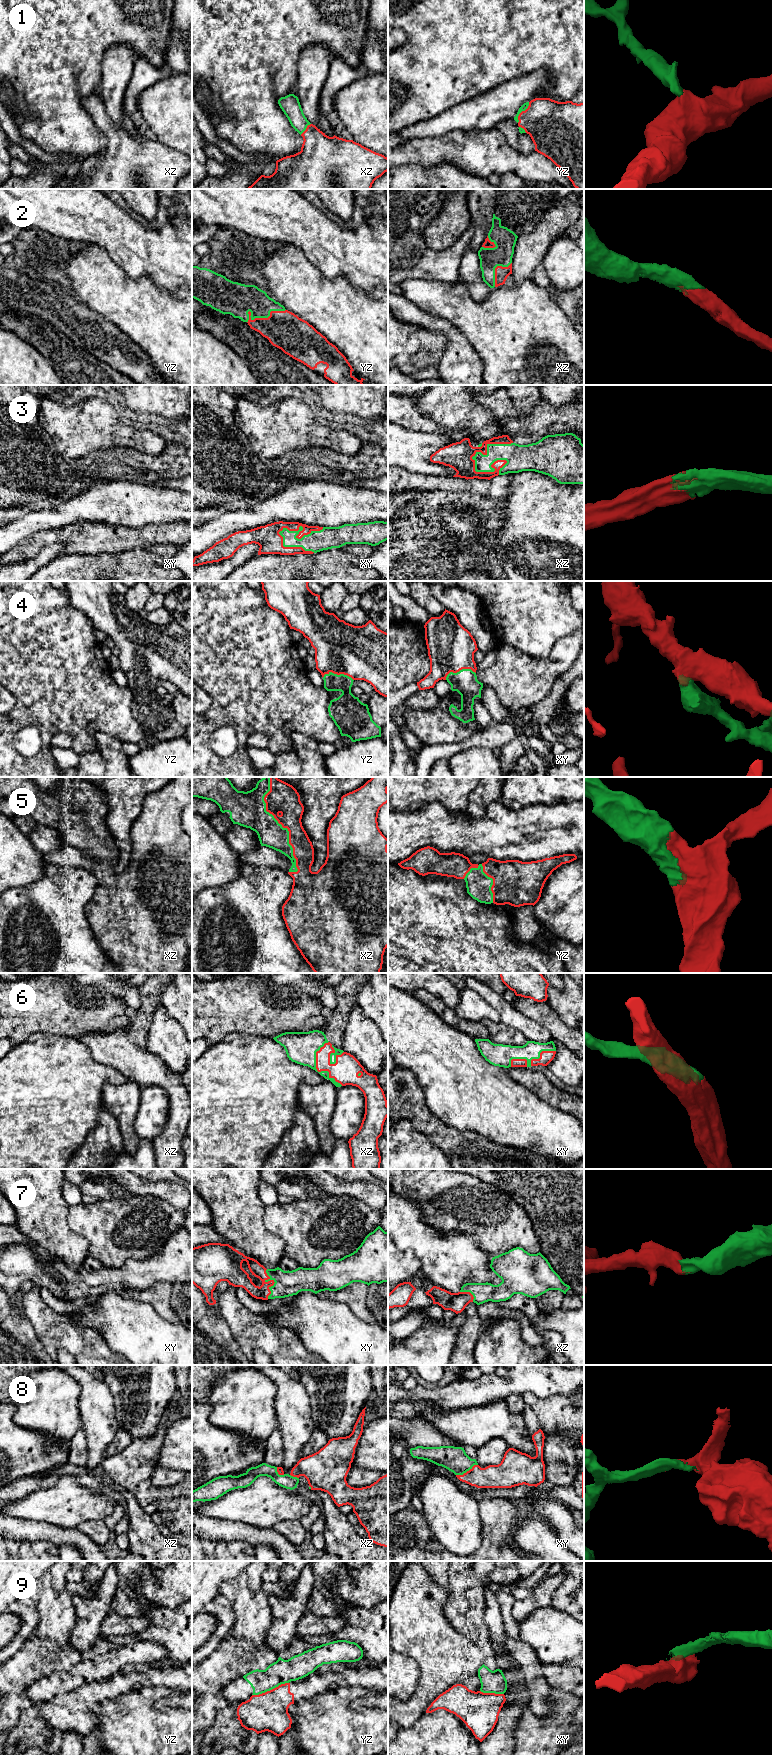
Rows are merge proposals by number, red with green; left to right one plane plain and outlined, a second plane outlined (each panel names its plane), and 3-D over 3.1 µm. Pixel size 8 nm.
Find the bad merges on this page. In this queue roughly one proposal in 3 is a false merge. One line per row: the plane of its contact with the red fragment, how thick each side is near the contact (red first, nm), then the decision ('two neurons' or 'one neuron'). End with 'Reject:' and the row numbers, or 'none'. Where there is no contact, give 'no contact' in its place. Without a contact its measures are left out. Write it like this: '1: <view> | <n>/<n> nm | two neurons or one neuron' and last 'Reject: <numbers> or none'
1: yz | 380/50 nm | one neuron
2: yz | 300/220 nm | one neuron
3: xz | 220/180 nm | one neuron
4: xy | 380/200 nm | one neuron
5: xz | 240/220 nm | one neuron
6: xz | 220/260 nm | one neuron
7: xy | 120/200 nm | one neuron
8: xy | 190/200 nm | one neuron
9: yz | 300/190 nm | two neurons
Reject: 9

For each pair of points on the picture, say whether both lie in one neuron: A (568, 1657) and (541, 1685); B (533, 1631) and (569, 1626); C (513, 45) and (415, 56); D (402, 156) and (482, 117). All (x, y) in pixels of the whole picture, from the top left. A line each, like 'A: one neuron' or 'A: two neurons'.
A: two neurons
B: one neuron
C: one neuron
D: two neurons

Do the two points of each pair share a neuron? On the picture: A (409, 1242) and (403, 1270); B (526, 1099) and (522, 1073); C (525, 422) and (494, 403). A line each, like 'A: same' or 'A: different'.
A: different
B: different
C: same

